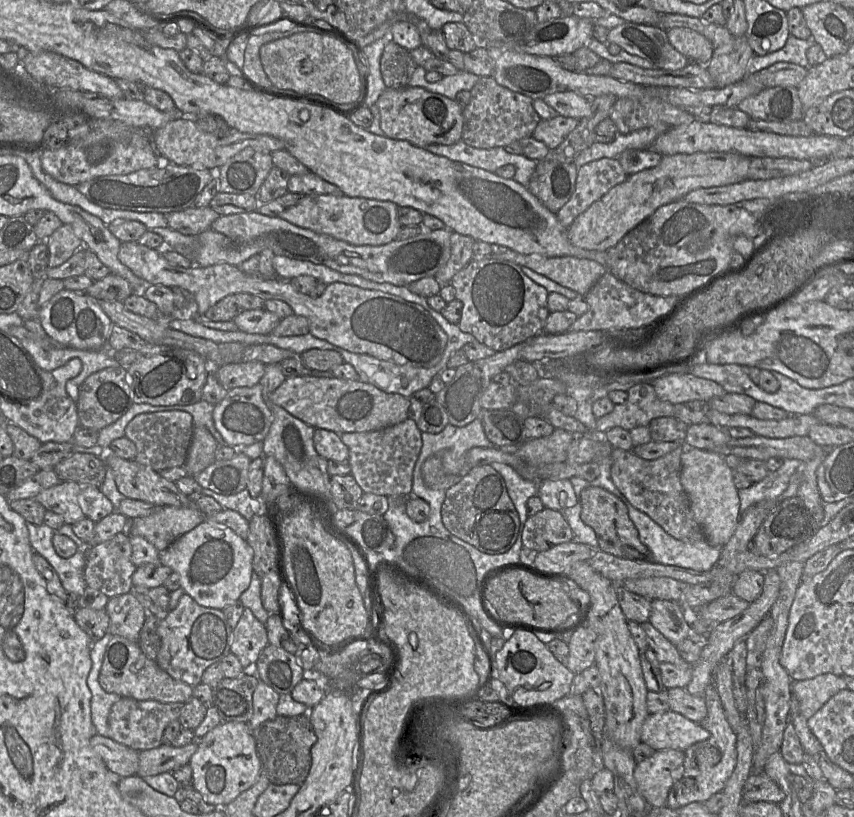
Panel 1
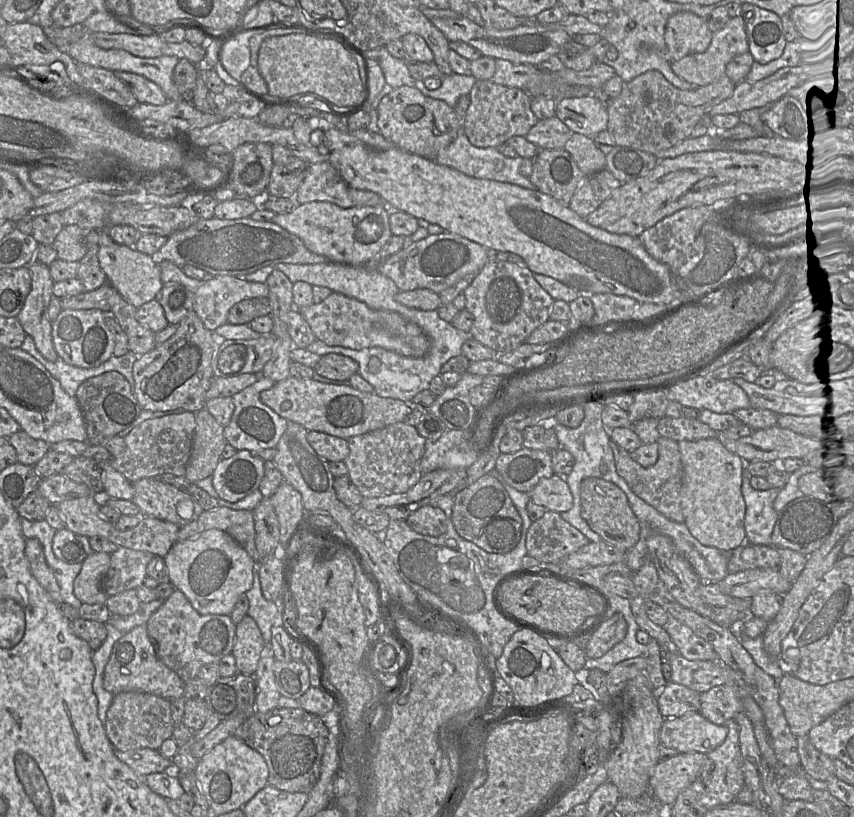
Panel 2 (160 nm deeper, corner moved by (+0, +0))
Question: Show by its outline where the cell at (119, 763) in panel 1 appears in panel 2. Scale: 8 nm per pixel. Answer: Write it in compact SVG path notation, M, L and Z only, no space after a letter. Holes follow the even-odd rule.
M139 748L120 751L115 749L115 755L140 776L172 770L172 760L164 757L159 750Z

